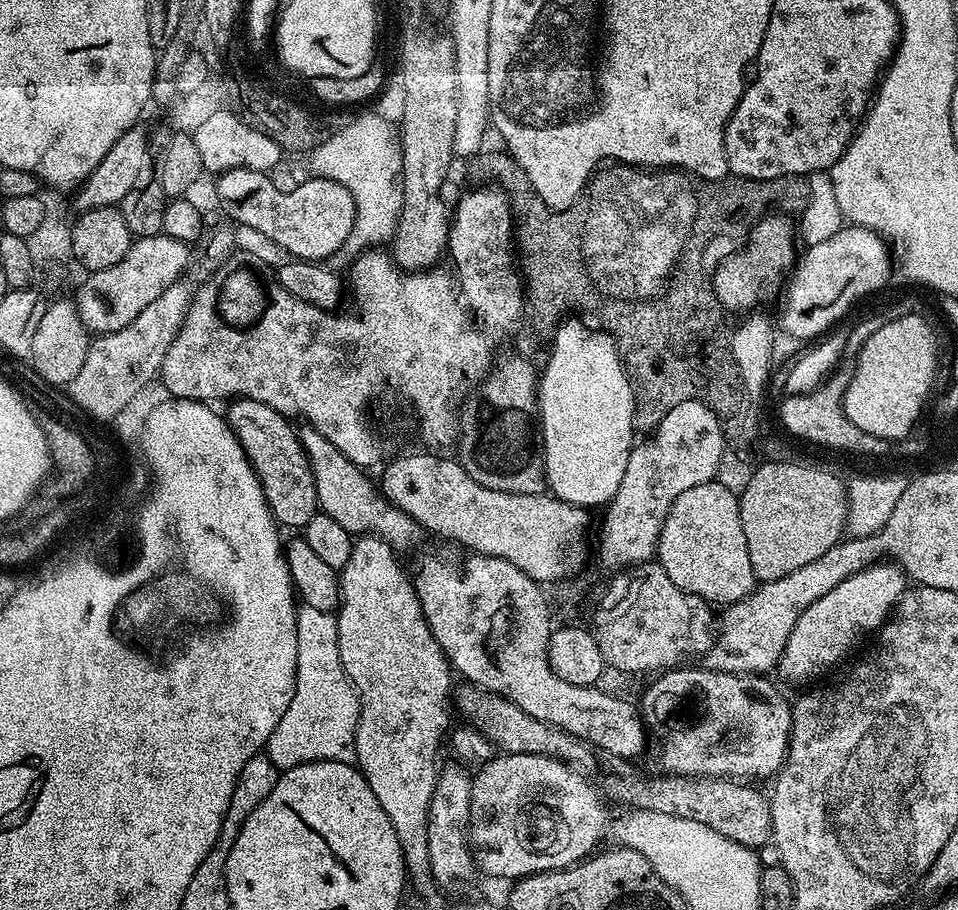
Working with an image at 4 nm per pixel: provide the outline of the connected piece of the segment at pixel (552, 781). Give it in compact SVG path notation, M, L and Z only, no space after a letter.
M507 754L493 755L487 764L479 769L480 773L475 773L472 782L472 797L470 798L470 847L474 853L474 864L488 876L497 876L500 880L515 882L526 876L537 876L540 872L554 872L562 868L570 868L573 864L579 864L589 854L597 851L600 839L604 832L609 831L610 819L608 820L608 808L604 805L605 797L598 791L597 785L587 780L583 771L577 770L571 764L566 764L562 760L555 760L552 756L539 756L538 754Z

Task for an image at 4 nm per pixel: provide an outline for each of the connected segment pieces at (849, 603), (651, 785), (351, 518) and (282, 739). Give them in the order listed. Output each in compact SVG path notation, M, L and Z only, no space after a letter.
M873 562L861 572L838 582L830 594L822 594L822 598L802 610L802 618L794 622L794 630L790 630L790 638L786 638L786 650L780 655L778 672L792 684L816 682L811 680L826 675L835 664L842 663L848 651L867 632L875 633L884 627L884 621L892 615L905 591L904 569L895 562Z
M619 758L611 761L612 769L598 780L599 787L603 789L609 797L613 796L616 800L621 800L624 804L632 804L633 809L646 812L661 812L670 814L674 818L690 818L694 822L702 822L702 826L710 826L710 830L718 830L722 838L730 838L730 842L738 842L742 846L753 850L760 850L772 839L772 806L767 795L759 792L759 787L749 786L744 782L737 782L718 776L639 776L631 767L629 761Z
M304 426L299 429L299 433L304 453L310 462L310 470L314 474L314 486L318 490L318 502L320 503L319 511L325 512L330 518L334 518L334 522L338 522L338 526L342 526L342 530L351 532L353 537L377 536L397 550L410 547L419 536L422 536L420 525L414 522L414 518L410 518L405 512L395 508L381 494L379 487L374 483L373 477L371 480L365 469L359 468L354 462L350 462L350 458L346 458L346 454L339 452L329 440L322 438L322 434L318 434L316 428Z
M301 603L296 609L295 630L298 637L295 694L268 739L266 754L281 771L318 760L353 763L356 758L360 697L338 653L336 616Z

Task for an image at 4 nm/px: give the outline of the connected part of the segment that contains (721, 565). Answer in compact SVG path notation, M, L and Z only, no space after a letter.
M714 479L702 486L690 486L690 490L674 498L674 506L670 506L666 522L660 531L655 554L660 568L666 570L666 578L670 578L670 582L674 582L678 590L702 598L713 606L727 606L738 602L758 586L756 575L750 566L750 552L746 550L746 534L742 534L739 495L720 483L719 479Z

